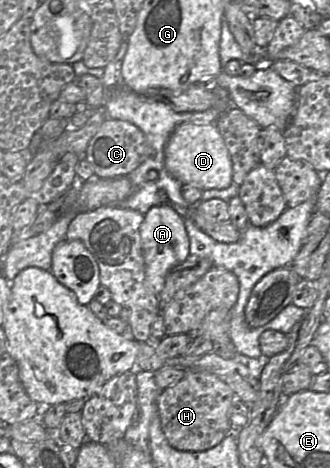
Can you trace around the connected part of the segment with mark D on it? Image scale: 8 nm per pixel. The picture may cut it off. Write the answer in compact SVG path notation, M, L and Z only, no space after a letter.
M186 122L178 125L165 146L164 165L168 173L183 185L201 190L225 189L233 182L231 158L215 123L198 125Z

